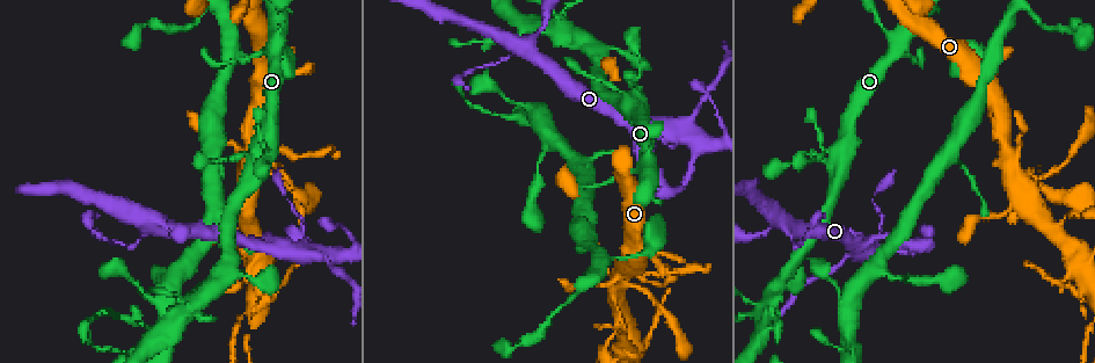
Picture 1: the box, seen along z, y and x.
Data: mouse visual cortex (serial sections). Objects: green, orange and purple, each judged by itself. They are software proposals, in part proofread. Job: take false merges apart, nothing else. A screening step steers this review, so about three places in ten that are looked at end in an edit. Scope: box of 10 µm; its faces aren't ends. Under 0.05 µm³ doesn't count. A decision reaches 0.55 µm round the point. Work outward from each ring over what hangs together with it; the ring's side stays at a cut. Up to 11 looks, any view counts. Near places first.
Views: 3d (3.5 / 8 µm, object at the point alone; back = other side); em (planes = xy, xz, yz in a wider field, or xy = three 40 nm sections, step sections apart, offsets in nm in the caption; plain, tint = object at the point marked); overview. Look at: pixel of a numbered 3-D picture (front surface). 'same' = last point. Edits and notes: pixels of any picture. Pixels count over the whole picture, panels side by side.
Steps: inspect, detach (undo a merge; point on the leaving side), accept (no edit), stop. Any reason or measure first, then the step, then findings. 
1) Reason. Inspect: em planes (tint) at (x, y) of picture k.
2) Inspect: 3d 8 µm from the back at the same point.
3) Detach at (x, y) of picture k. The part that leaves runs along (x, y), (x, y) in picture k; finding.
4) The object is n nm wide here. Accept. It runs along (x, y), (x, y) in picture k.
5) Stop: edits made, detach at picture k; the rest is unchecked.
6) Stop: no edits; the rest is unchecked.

Sudden change in width. Inspect: 3d 8 µm at (874, 19) of picture 1.

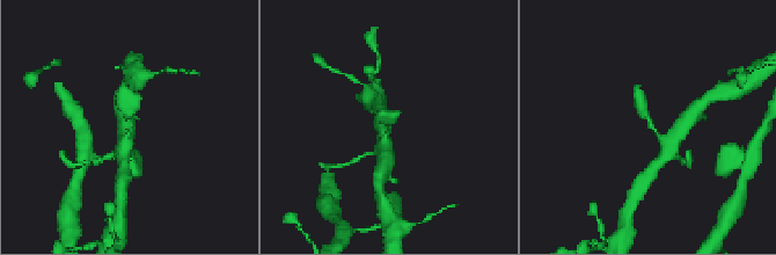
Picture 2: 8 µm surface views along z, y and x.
Closer look. Inspect: 3d 3.5 µm at the same point.

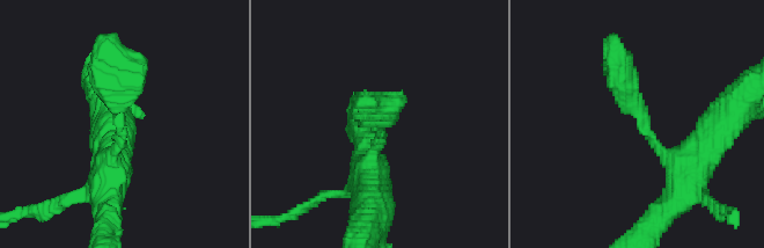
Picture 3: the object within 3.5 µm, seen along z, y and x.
Accept. It runs along (684, 189), (610, 86) in picture 3; continuous, no second cell.

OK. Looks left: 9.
Inspect: 3d 3.5 µm at (1007, 152) of picture 1.

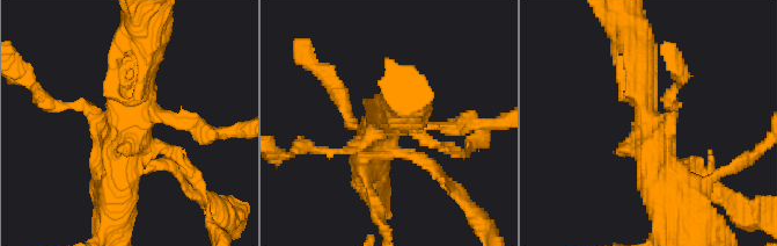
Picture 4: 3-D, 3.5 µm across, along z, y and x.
Inspect: em xy step 2 (plain) at (648, 121) of picture 4.

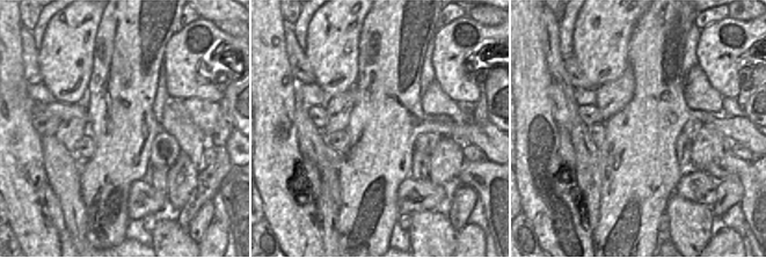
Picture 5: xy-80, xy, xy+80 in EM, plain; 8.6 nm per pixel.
Inspect: em xy step 2 (tint) at the same point.

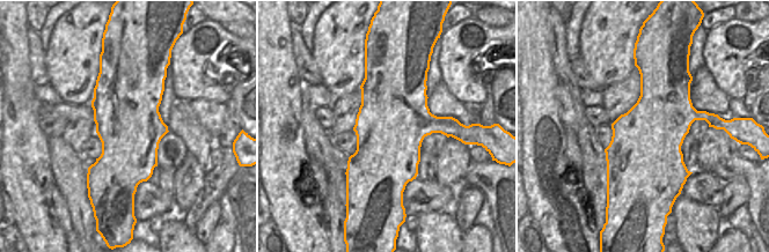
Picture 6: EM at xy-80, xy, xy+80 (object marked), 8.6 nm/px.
Accept. It runs along (145, 48), (116, 194) in picture 4; all the same cell.

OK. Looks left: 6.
Thin arm on a thick one. Inspect: 3d 3.5 µm at (832, 164) of picture 1.

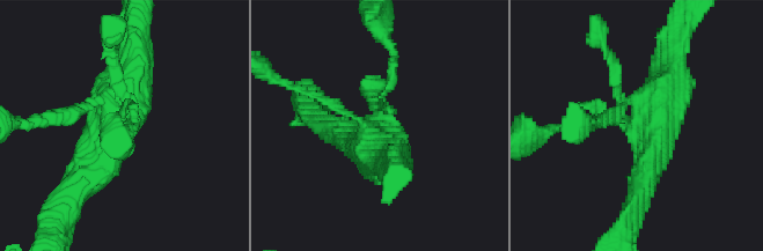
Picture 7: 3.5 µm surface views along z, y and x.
Inspect: em xy step 3 (plain) at (384, 127) of picture 7.

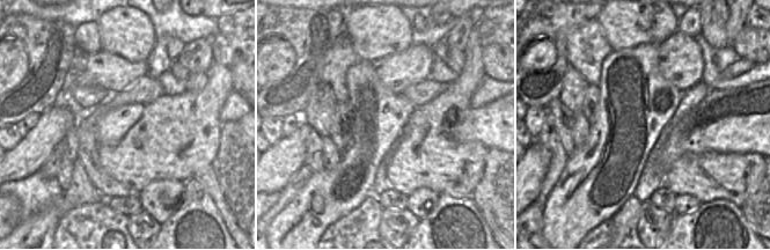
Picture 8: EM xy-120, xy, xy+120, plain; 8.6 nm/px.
Where the object lies. Inspect: em xy step 3 (tint) at the same point.

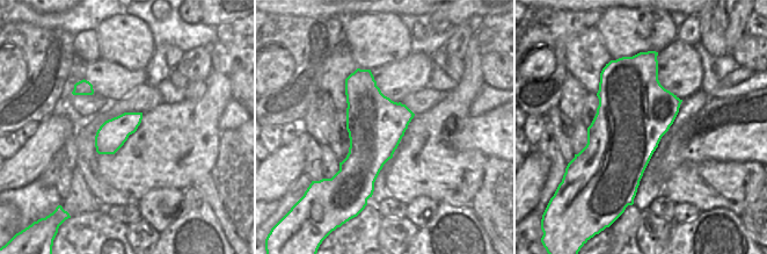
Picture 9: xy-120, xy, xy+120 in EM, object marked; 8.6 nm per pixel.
The object is 500 nm wide here. Accept. It runs along (134, 53), (134, 75), (78, 189) in picture 7; all the same cell.

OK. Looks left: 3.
Thick turns thin. Inspect: 3d 8 µm from the back at (134, 323) of picture 1.

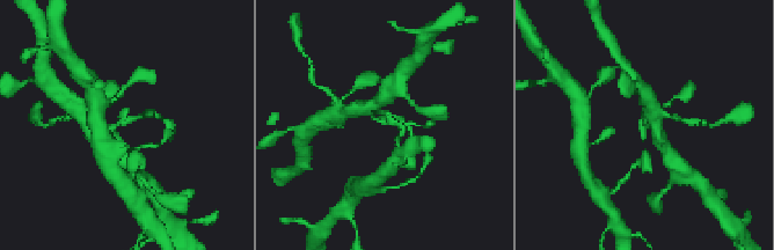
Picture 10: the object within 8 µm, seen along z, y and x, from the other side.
Now the EM. Inspect: em xy step 2 (tint) at the same point.

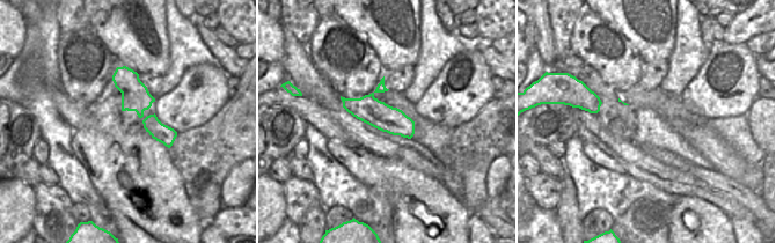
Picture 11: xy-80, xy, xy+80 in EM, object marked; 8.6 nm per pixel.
Accept. It runs along (356, 111), (415, 124) in picture 10; all the same cell.

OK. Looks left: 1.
Stop: no edits; the rest is unchecked.

